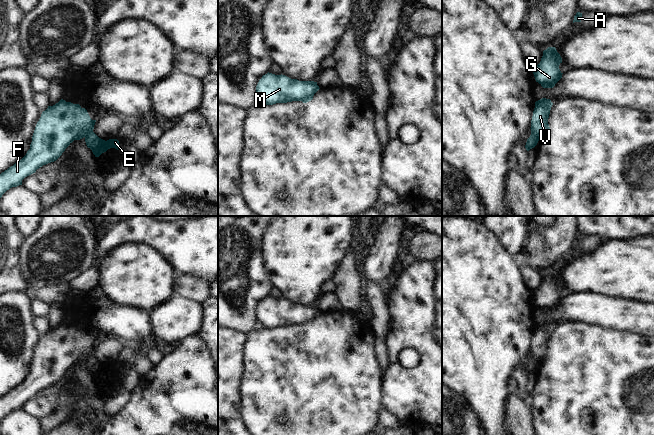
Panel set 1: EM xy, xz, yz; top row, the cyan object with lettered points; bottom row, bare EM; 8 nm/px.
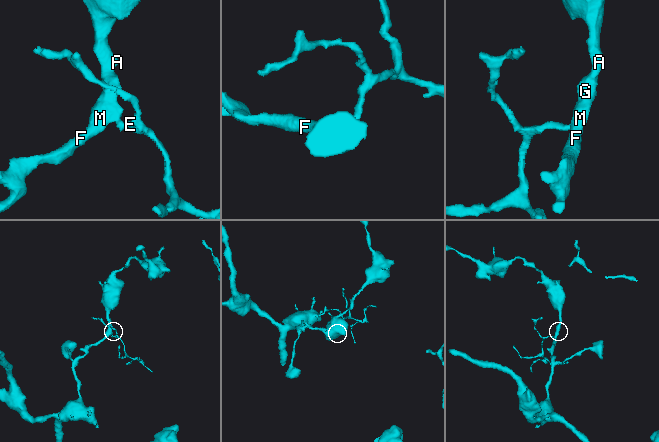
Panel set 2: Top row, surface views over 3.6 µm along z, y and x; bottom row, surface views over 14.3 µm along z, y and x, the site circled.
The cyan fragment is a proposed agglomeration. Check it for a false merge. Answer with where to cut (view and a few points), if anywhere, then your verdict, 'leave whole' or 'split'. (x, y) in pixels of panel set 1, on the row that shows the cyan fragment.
cut xy (92, 130), (85, 137); split

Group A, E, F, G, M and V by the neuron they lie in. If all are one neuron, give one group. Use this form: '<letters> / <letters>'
A F G M V / E

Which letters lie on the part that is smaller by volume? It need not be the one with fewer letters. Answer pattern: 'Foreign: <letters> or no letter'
Foreign: E

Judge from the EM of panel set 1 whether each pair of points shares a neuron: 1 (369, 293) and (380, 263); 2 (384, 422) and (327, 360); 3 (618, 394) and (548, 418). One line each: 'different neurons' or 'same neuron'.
1: different neurons
2: different neurons
3: same neuron

